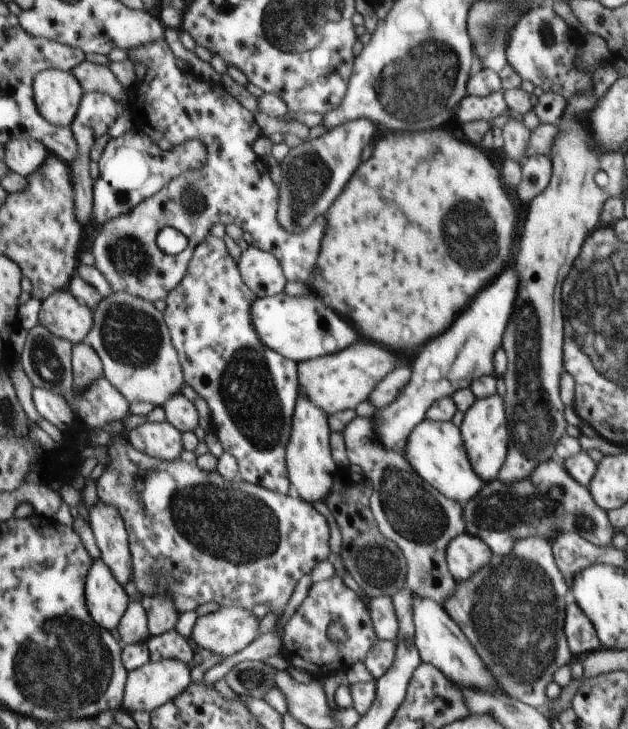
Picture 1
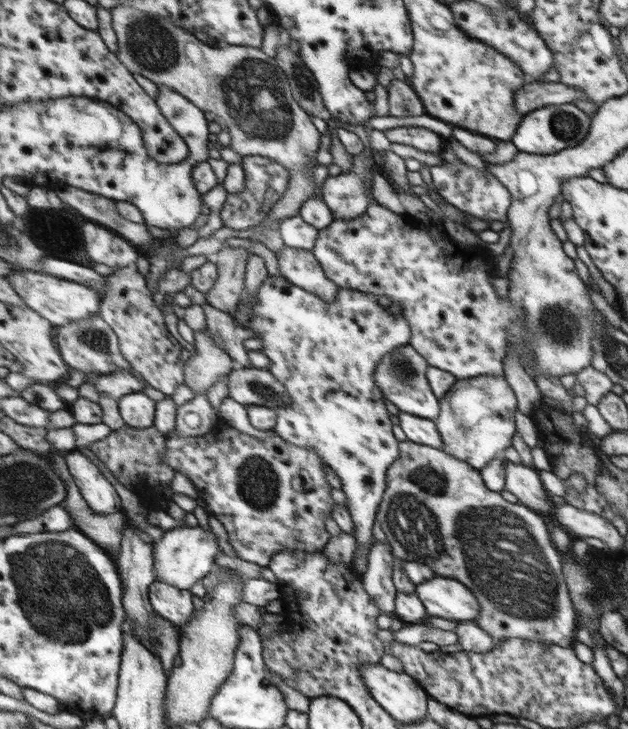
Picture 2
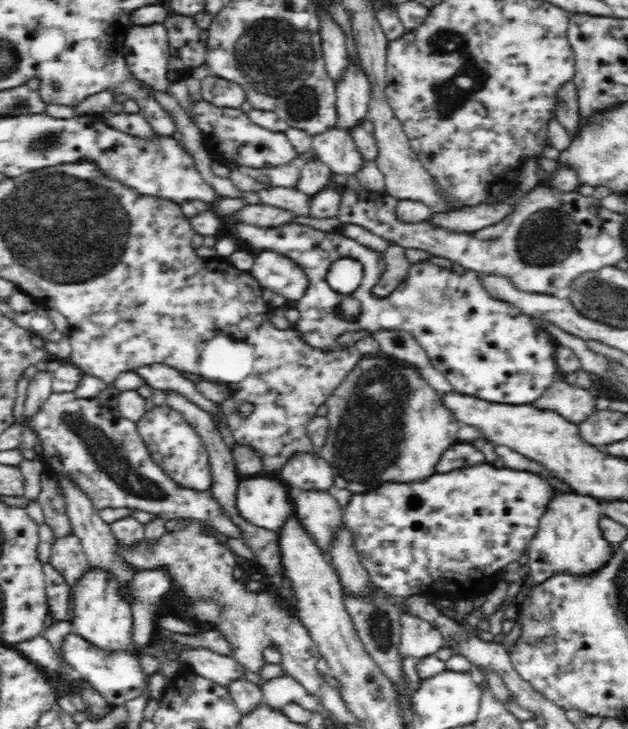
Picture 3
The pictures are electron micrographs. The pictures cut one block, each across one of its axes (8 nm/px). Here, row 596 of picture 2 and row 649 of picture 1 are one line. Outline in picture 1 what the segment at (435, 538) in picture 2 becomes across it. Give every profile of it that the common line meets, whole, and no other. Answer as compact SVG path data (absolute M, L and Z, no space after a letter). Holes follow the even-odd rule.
M527 536L522 540L515 540L507 554L492 555L489 564L480 571L473 572L469 579L457 580L453 594L443 602L444 611L468 638L469 644L472 644L477 656L480 656L485 668L501 686L501 690L507 696L537 710L544 710L547 707L548 698L545 695L545 687L553 681L553 673L561 666L570 665L574 660L563 638L563 614L565 614L563 596L567 588L556 562L553 562L554 556L551 556L551 552L549 542L545 542L542 537Z

